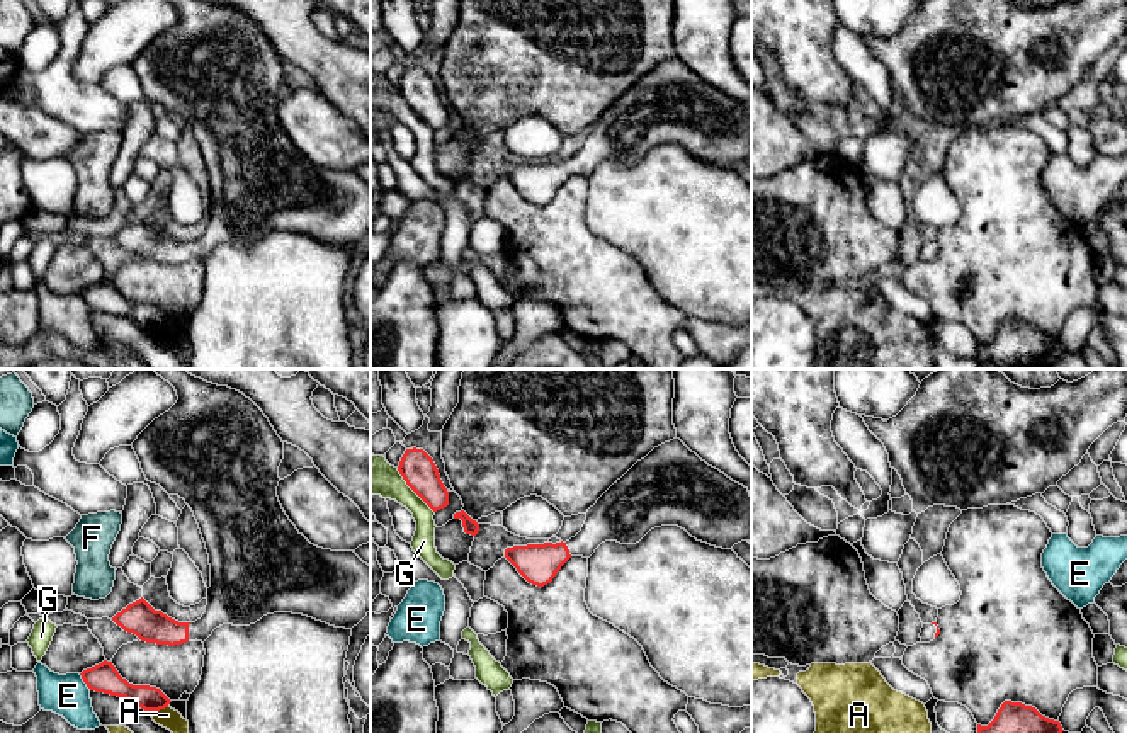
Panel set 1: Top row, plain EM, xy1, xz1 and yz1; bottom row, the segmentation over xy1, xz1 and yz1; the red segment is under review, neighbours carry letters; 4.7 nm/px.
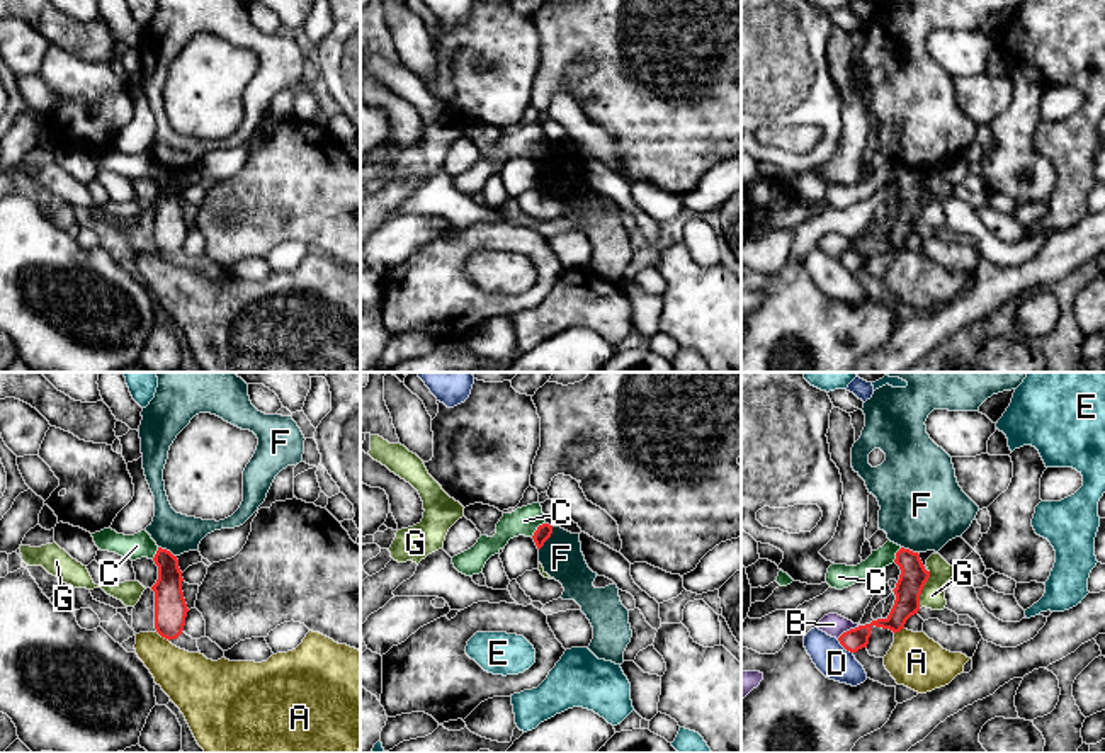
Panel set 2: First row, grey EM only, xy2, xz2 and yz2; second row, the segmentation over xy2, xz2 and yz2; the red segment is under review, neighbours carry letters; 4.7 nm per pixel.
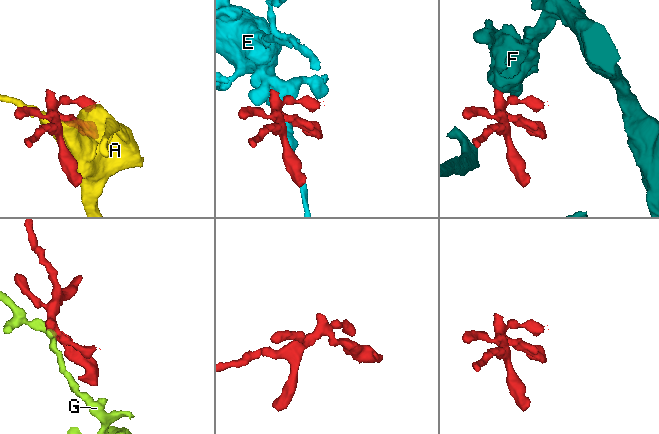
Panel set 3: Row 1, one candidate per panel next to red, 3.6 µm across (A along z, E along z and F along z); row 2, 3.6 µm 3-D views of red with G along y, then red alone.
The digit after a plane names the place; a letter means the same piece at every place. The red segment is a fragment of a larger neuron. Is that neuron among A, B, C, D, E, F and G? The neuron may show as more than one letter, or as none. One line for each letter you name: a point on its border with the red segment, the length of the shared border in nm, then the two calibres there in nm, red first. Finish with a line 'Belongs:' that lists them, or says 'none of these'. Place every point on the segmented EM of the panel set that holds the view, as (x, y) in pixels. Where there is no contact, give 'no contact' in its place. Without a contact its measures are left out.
Belongs: none of these

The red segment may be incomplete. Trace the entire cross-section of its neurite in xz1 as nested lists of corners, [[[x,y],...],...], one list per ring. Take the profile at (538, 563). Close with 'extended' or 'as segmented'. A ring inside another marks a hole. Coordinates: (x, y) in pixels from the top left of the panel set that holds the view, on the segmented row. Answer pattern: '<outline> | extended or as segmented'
[[[675,437],[617,480],[588,509],[575,537],[507,548],[505,558],[529,583],[544,587],[571,556],[590,558],[605,541],[636,544],[661,526],[678,526],[697,541],[733,549],[751,541],[751,495]]] | extended

